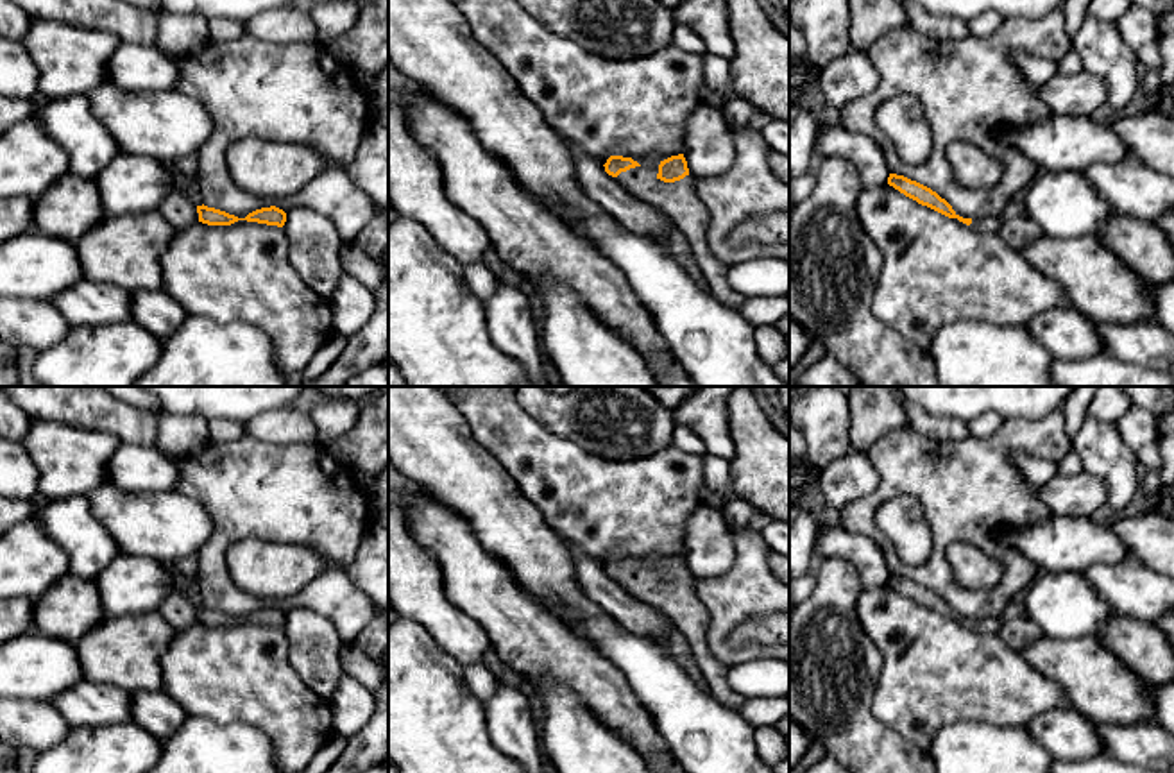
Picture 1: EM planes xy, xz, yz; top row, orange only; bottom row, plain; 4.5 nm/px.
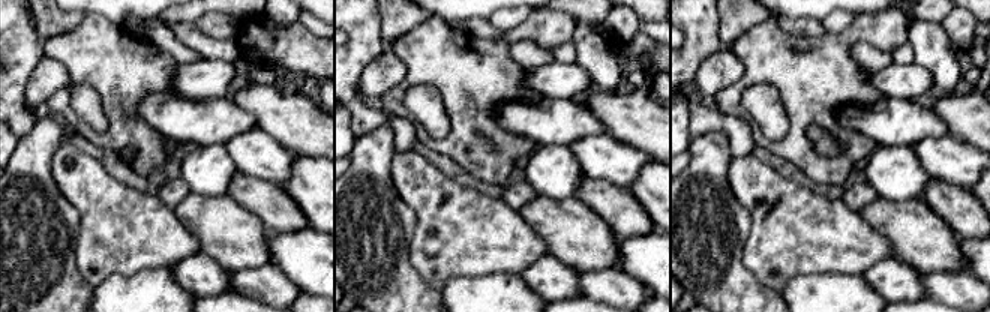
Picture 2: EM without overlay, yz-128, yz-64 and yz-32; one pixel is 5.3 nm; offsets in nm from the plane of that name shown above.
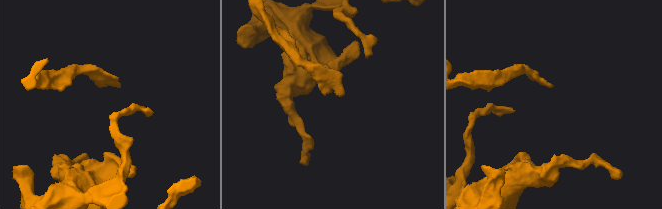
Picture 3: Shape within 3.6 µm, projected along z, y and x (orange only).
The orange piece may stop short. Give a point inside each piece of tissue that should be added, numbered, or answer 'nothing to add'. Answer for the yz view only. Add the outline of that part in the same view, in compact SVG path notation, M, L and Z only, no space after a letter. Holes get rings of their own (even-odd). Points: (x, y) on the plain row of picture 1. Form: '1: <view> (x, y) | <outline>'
1: yz (979, 625) | M974 619L970 628L979 633L997 633L1000 628L1000 619Z

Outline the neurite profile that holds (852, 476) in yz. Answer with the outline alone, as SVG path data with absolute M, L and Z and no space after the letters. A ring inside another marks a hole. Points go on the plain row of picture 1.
M850 449L818 474L818 483L825 503L841 512L852 501L870 496L879 476L864 451Z

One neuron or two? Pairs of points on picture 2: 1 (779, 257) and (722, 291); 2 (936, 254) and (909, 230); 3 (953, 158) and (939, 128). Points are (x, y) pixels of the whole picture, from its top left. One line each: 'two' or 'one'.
1: two
2: one
3: two

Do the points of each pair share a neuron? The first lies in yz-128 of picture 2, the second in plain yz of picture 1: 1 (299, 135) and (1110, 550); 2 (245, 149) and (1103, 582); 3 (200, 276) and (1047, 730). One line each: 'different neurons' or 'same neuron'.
1: different neurons
2: same neuron
3: same neuron

